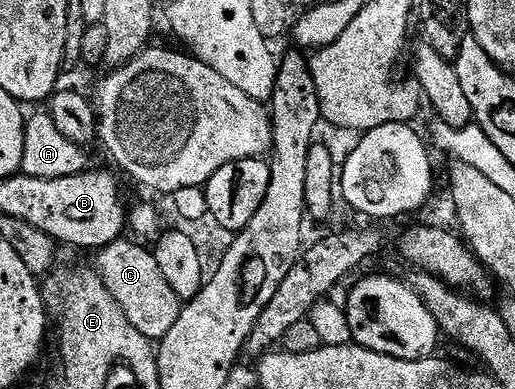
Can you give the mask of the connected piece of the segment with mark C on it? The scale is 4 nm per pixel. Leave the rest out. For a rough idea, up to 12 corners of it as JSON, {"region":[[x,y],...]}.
{"region":[[96,250],[95,268],[135,331],[157,343],[183,302],[154,250]]}

